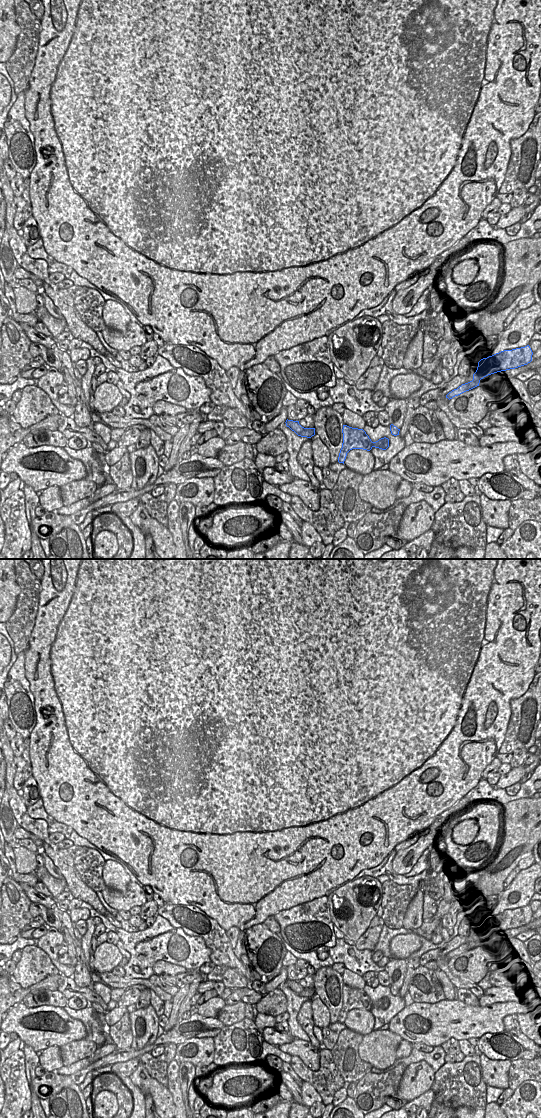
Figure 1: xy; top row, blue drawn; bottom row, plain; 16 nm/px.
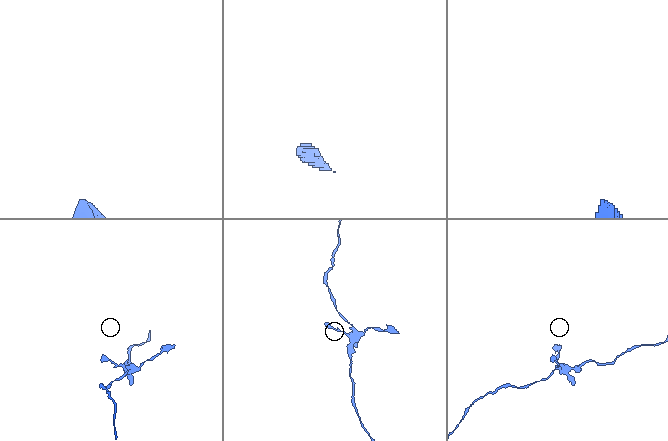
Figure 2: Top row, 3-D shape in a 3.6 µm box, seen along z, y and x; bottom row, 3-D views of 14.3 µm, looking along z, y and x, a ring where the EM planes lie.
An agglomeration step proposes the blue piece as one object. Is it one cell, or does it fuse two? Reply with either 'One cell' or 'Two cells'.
Two cells

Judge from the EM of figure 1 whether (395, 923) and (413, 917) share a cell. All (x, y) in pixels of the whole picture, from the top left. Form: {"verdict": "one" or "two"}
{"verdict": "two"}

